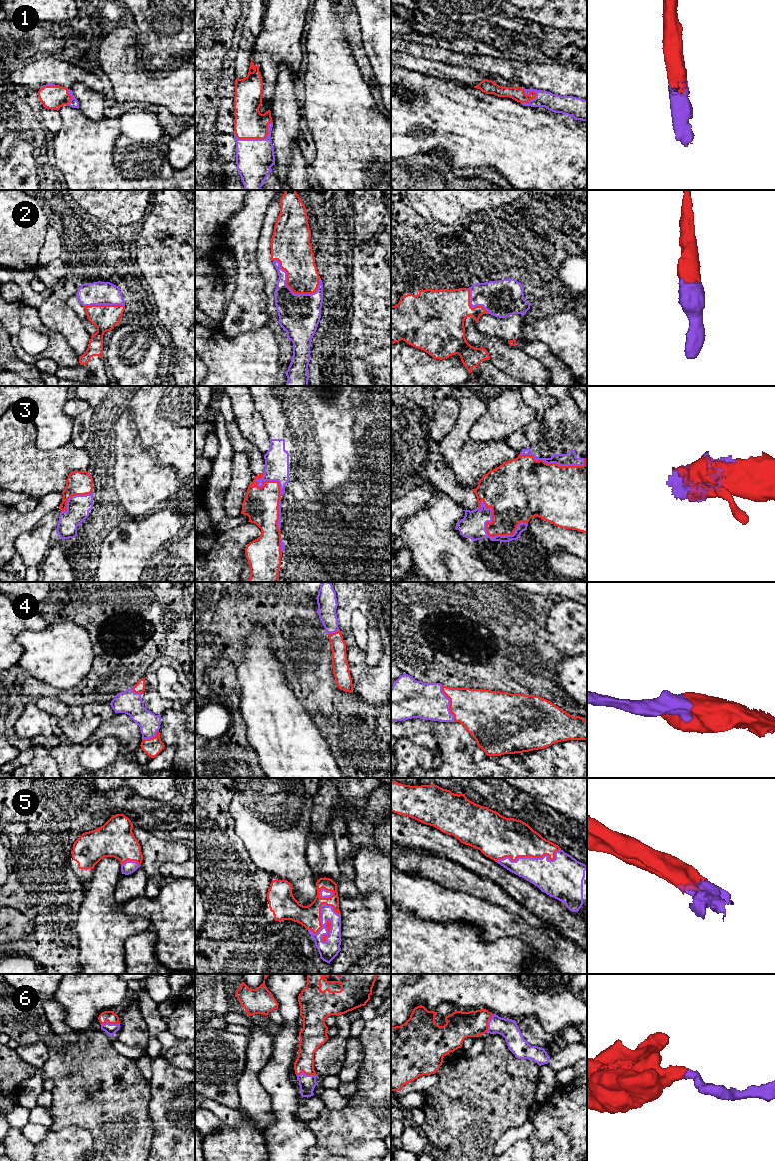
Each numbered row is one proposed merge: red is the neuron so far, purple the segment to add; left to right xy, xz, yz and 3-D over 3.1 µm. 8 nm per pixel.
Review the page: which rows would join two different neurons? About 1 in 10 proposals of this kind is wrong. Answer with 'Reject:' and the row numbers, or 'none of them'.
Reject: none of them

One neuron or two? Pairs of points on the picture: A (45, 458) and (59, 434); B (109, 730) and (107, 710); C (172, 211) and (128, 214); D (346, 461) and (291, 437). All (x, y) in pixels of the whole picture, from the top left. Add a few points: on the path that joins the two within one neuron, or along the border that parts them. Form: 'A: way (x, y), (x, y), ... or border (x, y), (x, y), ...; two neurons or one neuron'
A: border (35, 432), (41, 449), (69, 441); two neurons
B: border (116, 713), (102, 721); two neurons
C: border (152, 200), (147, 214), (142, 221); two neurons
D: way (334, 447), (313, 426), (305, 426); one neuron

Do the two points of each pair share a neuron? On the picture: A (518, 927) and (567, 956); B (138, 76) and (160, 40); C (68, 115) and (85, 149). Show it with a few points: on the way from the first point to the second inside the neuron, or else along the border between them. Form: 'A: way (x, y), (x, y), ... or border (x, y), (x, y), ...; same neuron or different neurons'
A: way (530, 935), (555, 945); same neuron
B: border (136, 43), (136, 49), (141, 62), (151, 71); different neurons
C: way (74, 123), (80, 141); same neuron

